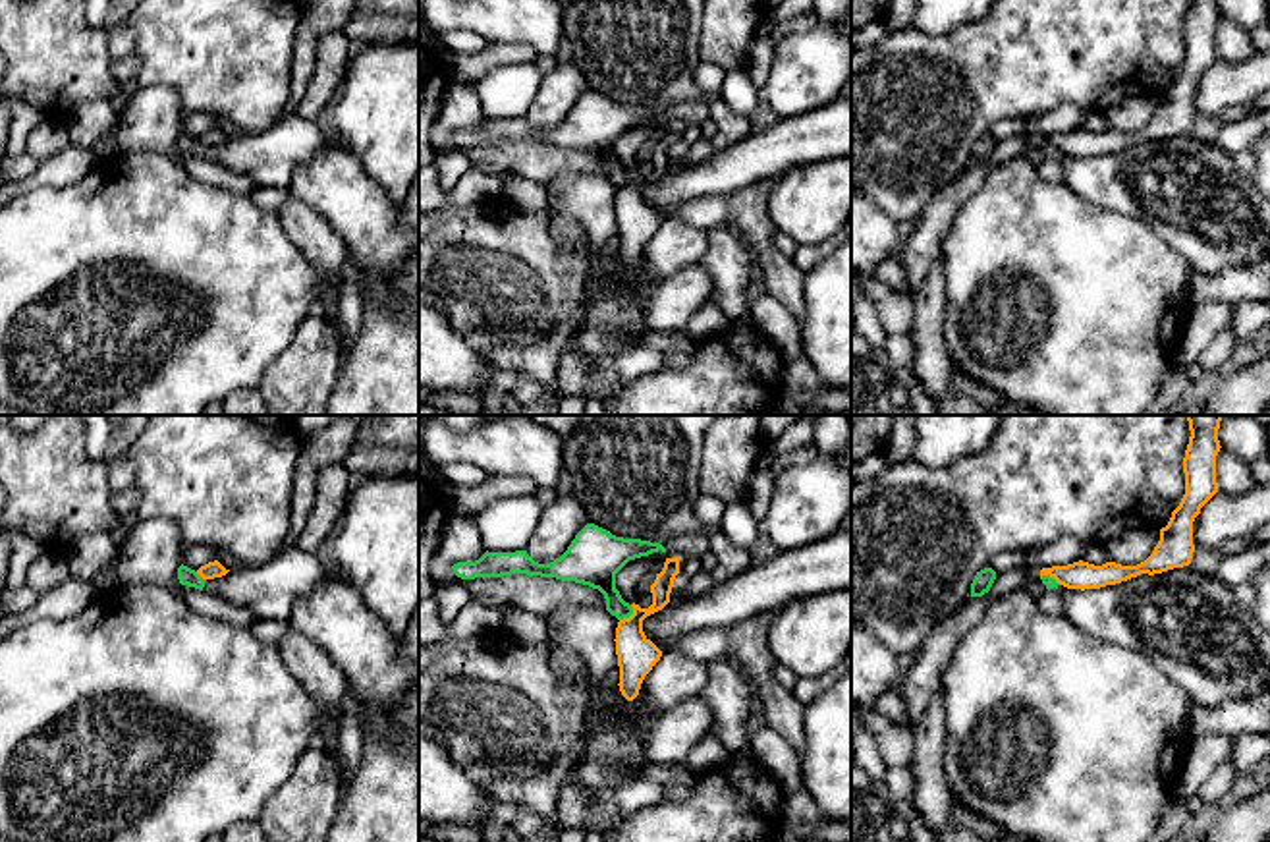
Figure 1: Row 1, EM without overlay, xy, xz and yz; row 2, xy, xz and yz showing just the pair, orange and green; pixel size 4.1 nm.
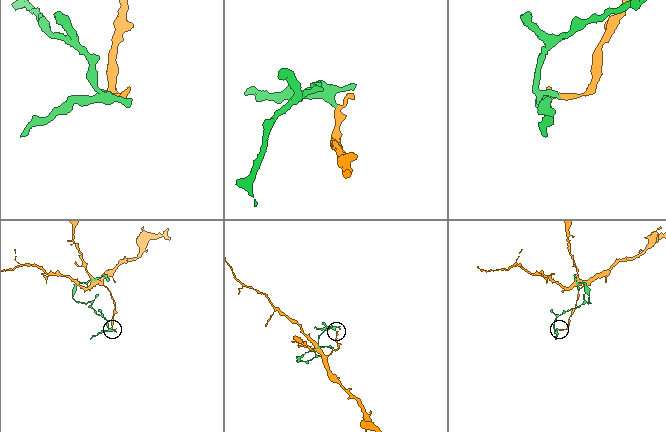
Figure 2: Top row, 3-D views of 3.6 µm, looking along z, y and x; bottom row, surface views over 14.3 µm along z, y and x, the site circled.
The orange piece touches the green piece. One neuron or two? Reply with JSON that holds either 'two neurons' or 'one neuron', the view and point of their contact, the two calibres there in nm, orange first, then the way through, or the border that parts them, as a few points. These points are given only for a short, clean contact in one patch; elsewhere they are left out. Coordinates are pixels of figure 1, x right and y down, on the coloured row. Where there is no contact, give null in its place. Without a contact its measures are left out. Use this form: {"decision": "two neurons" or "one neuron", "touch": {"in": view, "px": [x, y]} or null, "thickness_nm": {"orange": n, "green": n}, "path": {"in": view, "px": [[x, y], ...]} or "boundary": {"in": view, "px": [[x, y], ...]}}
{"decision": "two neurons", "touch": {"in": "xz", "px": [632, 615]}, "thickness_nm": {"orange": 160, "green": 170}}

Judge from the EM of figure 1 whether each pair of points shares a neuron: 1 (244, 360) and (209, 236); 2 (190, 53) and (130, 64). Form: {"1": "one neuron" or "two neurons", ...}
{"1": "one neuron", "2": "two neurons"}

